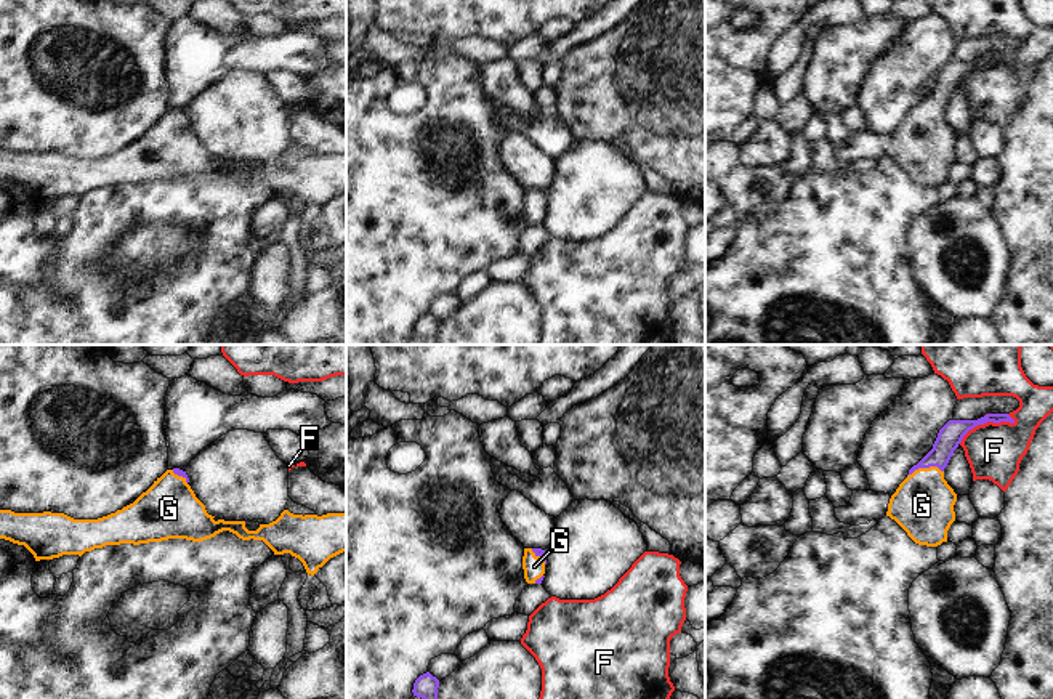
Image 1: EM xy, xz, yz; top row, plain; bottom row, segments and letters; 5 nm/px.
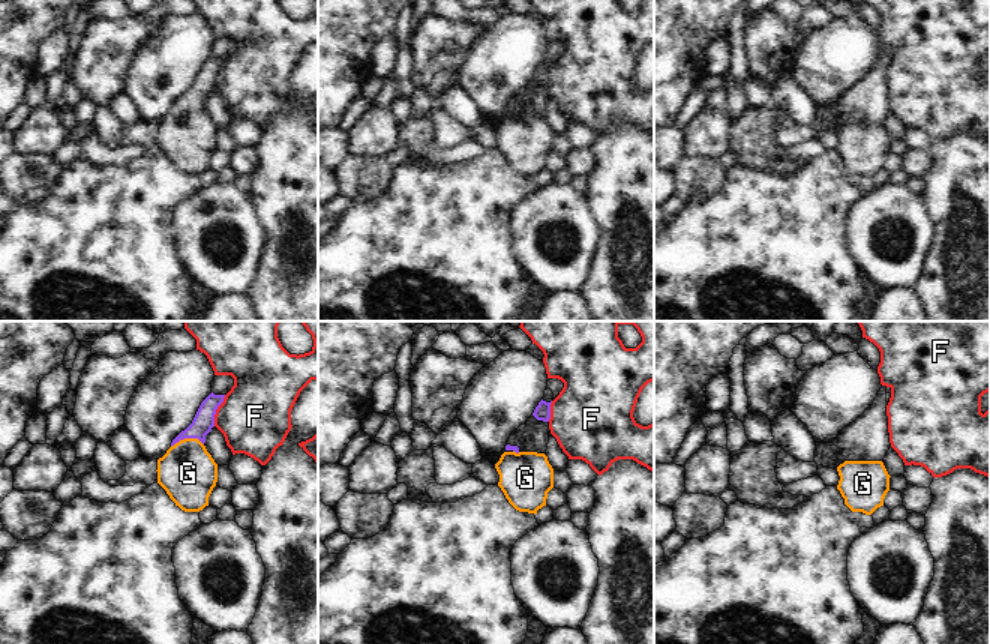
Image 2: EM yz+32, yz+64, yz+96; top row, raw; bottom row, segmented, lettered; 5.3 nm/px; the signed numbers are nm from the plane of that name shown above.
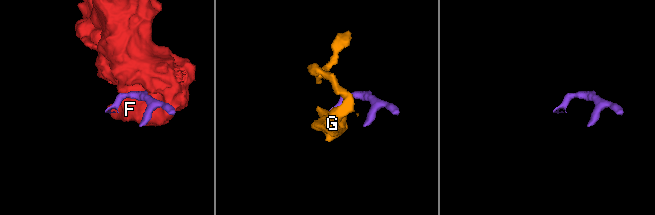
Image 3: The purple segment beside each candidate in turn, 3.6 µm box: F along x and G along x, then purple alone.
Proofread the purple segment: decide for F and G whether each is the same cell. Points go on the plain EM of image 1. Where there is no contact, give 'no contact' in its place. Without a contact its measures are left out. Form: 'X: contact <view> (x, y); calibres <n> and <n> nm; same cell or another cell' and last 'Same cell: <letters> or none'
F: contact yz (986, 63); calibres 120 and 280 nm; another cell
G: contact yz (925, 108); calibres 120 and 300 nm; same cell
Same cell: G

